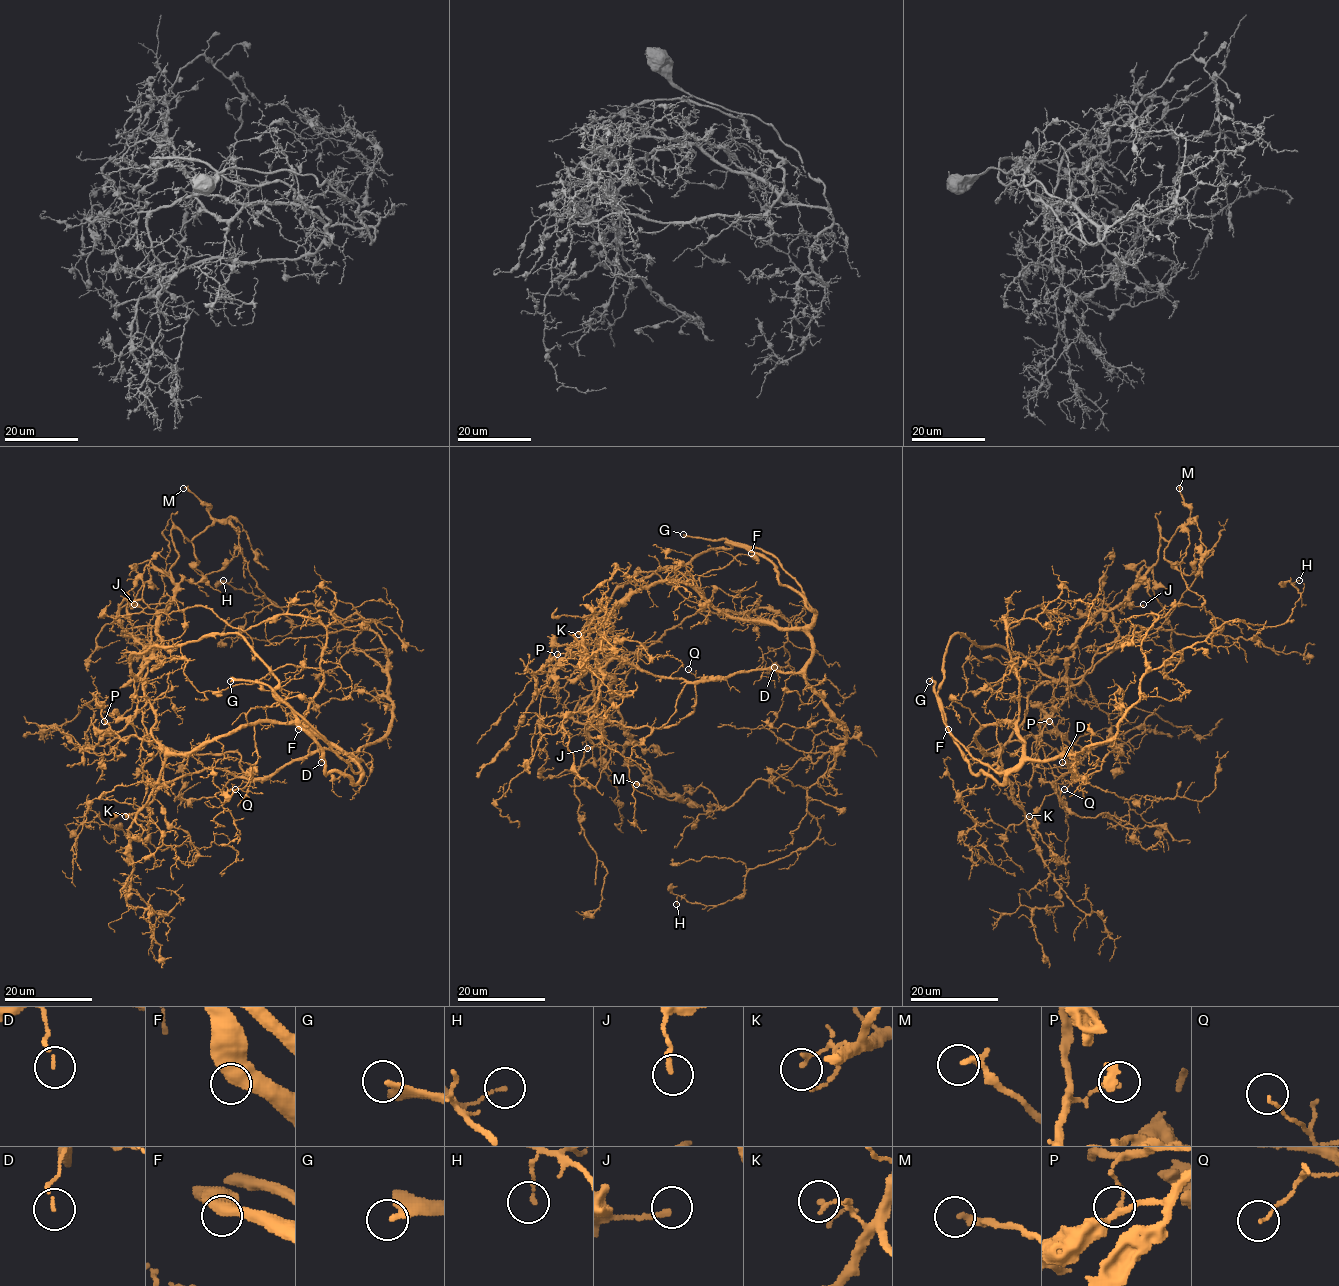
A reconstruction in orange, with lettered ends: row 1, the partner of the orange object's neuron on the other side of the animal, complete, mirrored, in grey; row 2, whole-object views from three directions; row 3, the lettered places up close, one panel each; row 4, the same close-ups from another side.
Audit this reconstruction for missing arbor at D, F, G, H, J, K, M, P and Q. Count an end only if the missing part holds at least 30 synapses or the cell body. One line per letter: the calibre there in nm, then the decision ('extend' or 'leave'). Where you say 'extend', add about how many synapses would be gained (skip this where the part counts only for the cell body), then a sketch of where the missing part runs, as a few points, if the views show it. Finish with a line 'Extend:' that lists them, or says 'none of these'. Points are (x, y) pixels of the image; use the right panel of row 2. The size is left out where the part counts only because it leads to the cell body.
D: 100 nm thick; leave
F: 440 nm thick; leave
G: 240 nm thick; extend; missing branch runs (929, 681), (938, 666), (938, 653), (932, 651)
H: 110 nm thick; leave
J: 200 nm thick; leave
K: 150 nm thick; leave
M: 240 nm thick; leave
P: 150 nm thick; leave
Q: 90 nm thick; leave
Extend: G

